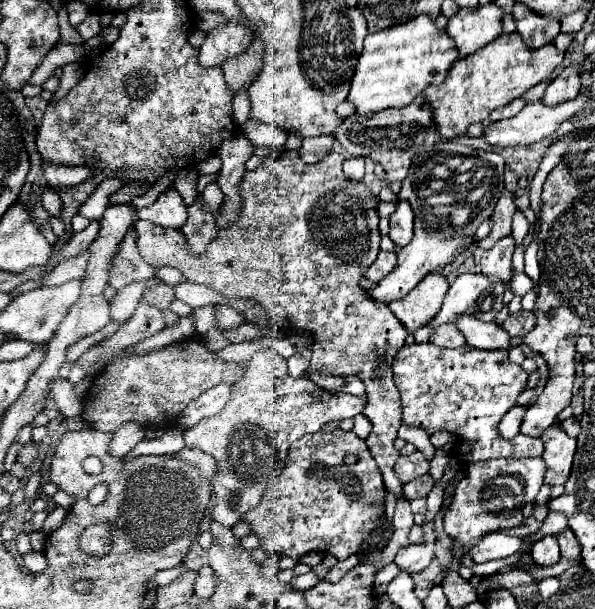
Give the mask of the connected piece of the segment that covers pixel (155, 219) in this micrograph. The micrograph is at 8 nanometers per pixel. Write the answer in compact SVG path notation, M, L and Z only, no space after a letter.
M174 188L162 192L152 206L138 210L140 220L148 220L164 228L182 228L186 216L188 216L188 208L182 196Z

